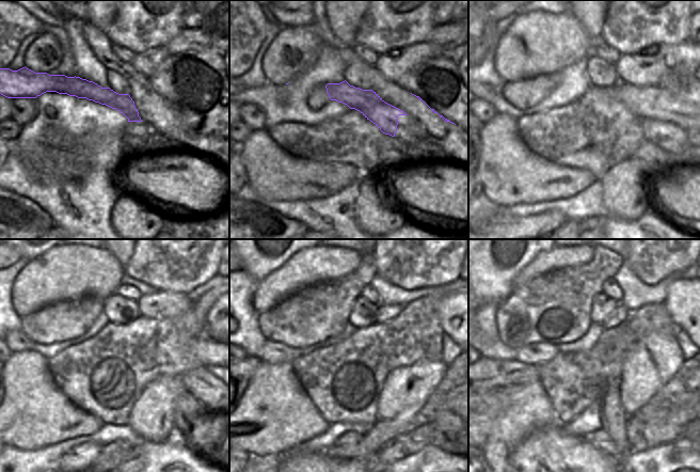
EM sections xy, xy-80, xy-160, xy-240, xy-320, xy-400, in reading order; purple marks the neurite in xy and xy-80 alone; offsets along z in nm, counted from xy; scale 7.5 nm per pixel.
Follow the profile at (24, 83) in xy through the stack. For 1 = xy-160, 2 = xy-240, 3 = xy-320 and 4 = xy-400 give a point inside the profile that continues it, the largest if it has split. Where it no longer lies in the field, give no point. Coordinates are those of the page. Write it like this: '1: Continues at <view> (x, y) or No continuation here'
1: Continues at xy-160 (656, 103)
2: Continues at xy-240 (207, 350)
3: No continuation here
4: No continuation here.

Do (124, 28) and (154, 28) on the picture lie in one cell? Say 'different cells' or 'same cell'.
same cell

